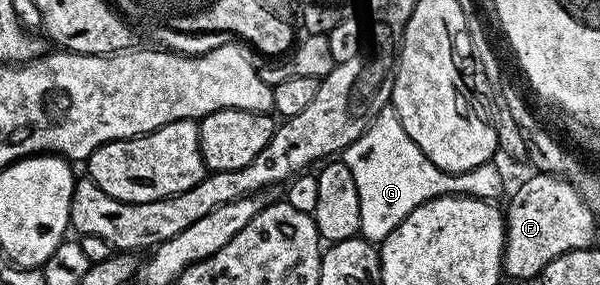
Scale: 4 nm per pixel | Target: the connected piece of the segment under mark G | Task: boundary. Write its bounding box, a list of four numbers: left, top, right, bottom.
[344,107,502,243]

